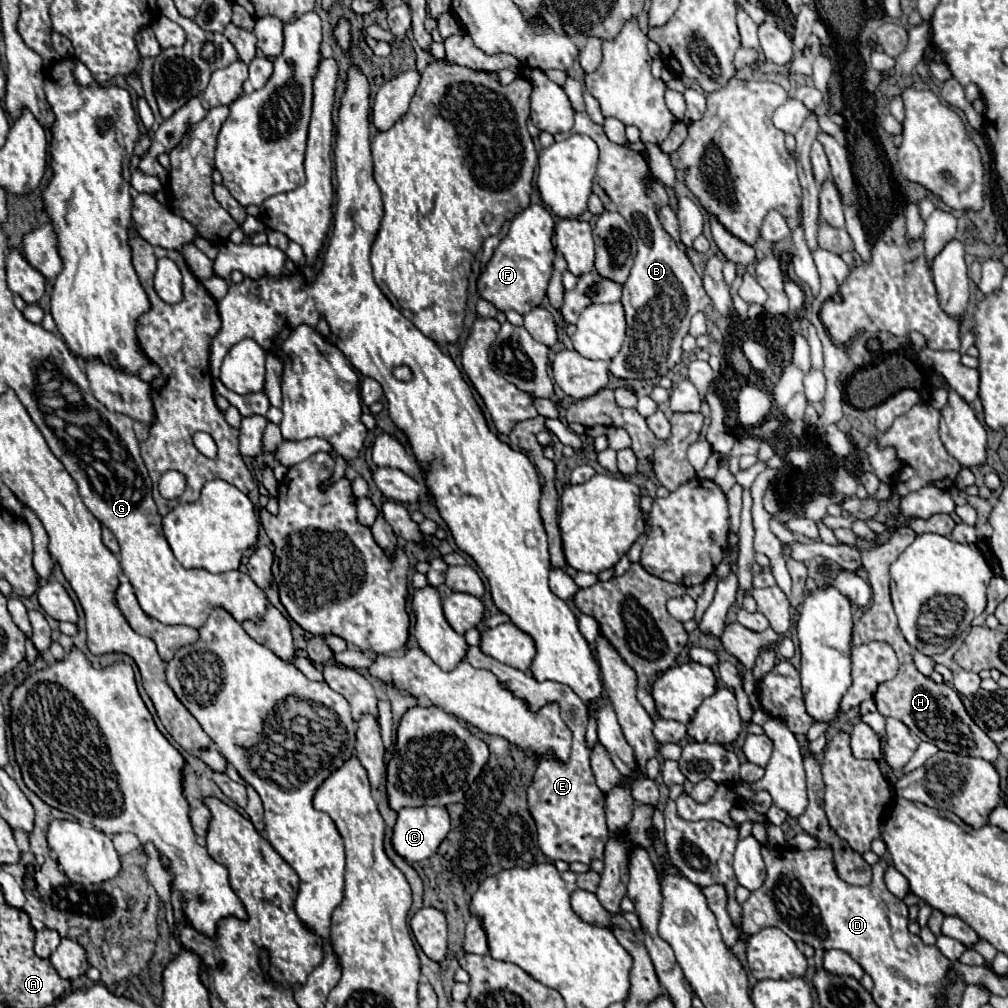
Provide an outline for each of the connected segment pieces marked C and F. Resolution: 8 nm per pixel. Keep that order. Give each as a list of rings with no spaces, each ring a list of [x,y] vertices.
[[[414,807],[398,811],[392,847],[408,863],[418,863],[436,853],[448,835],[450,819],[444,807]]]
[[[530,205],[522,213],[518,213],[510,223],[508,235],[494,249],[492,259],[478,277],[476,283],[478,295],[490,301],[498,311],[514,309],[520,315],[524,315],[530,309],[538,307],[546,297],[548,281],[552,275],[552,261],[554,261],[552,233],[554,233],[554,219],[546,207]]]

